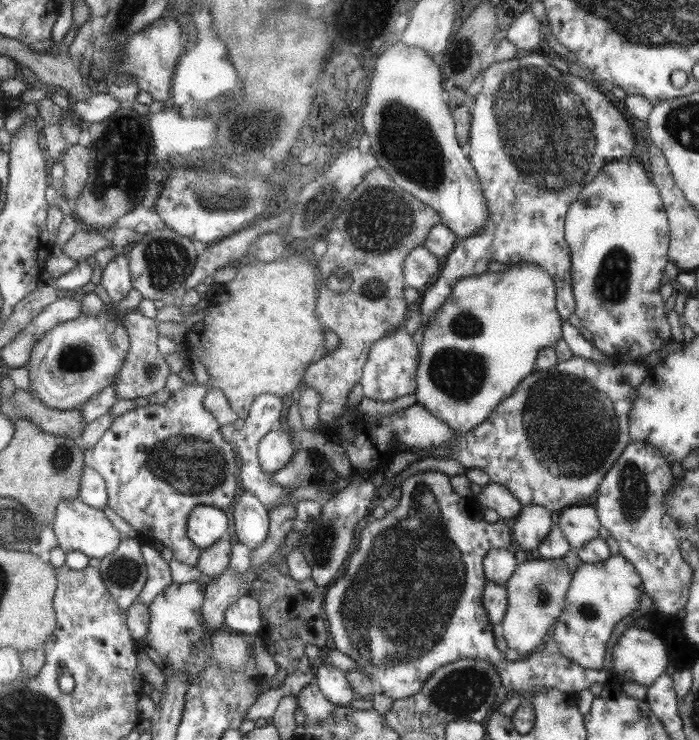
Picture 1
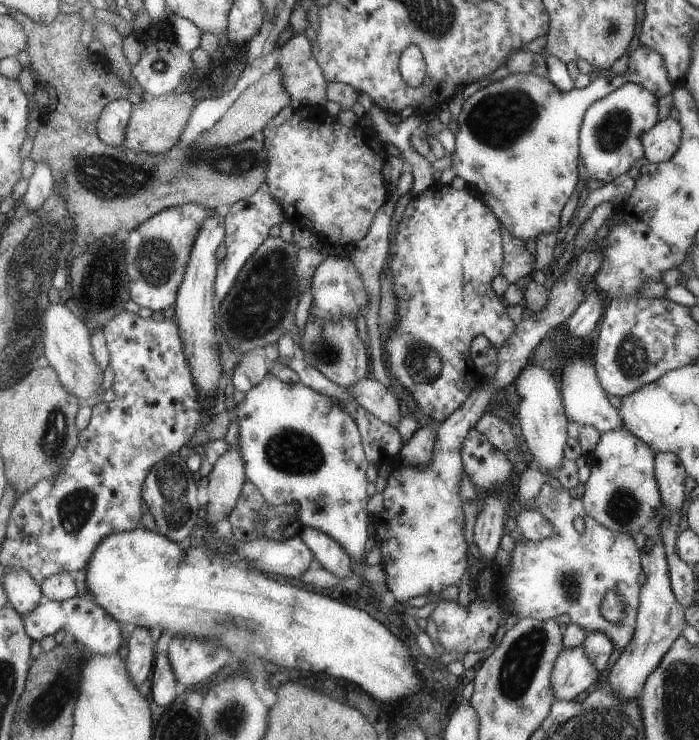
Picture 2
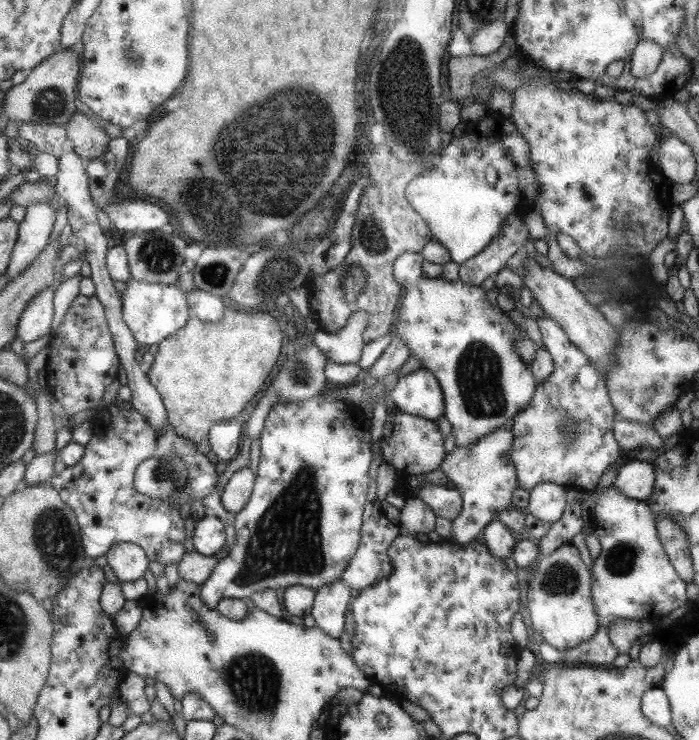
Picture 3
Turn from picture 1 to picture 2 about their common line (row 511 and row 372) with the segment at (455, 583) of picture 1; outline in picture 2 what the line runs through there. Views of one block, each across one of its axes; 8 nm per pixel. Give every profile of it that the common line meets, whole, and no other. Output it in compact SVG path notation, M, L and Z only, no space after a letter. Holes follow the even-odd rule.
M432 182L426 190L411 197L404 209L402 217L397 225L397 234L389 243L387 258L384 263L384 273L391 276L391 286L393 286L393 294L397 298L397 324L391 328L385 344L382 345L382 360L388 369L388 376L394 377L402 386L405 396L413 399L417 412L427 414L429 418L436 420L438 423L443 422L452 412L455 412L463 400L467 400L471 390L477 386L475 382L475 370L473 364L469 360L469 342L473 336L483 334L489 340L494 349L498 349L509 336L511 332L515 332L513 328L513 320L507 316L505 306L501 306L499 298L491 292L489 288L489 280L499 274L502 265L503 249L501 244L501 224L498 218L491 212L490 208L471 190L467 190L465 186L462 189L454 189L450 185L442 185L438 182Z

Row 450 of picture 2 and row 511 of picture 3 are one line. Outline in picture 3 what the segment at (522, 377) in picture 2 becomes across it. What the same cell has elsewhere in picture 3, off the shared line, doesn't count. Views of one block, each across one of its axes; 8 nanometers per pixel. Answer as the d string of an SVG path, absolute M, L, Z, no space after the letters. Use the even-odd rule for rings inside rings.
M542 482L530 490L524 512L543 522L555 522L566 505L565 487L552 482Z

